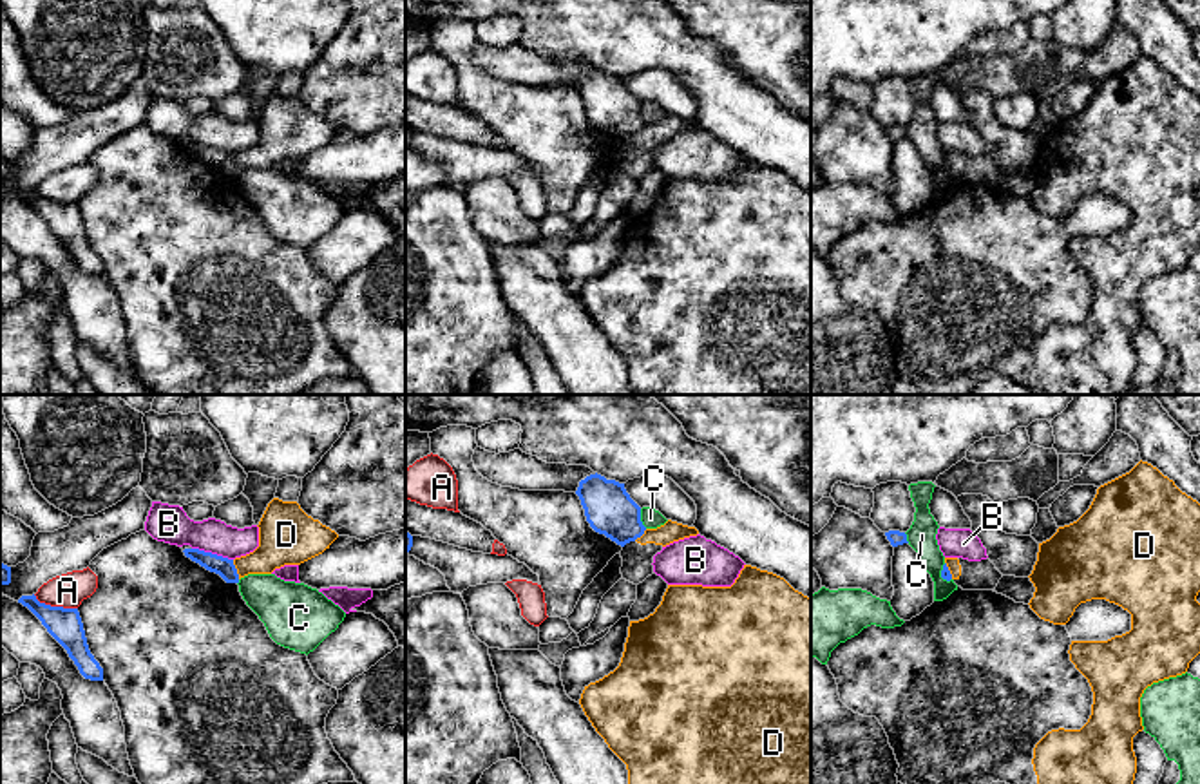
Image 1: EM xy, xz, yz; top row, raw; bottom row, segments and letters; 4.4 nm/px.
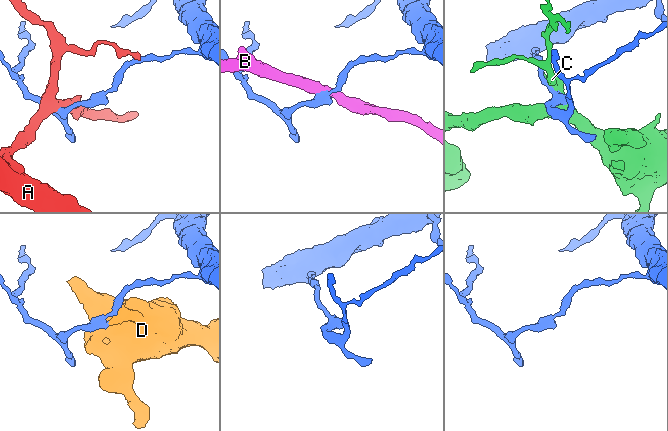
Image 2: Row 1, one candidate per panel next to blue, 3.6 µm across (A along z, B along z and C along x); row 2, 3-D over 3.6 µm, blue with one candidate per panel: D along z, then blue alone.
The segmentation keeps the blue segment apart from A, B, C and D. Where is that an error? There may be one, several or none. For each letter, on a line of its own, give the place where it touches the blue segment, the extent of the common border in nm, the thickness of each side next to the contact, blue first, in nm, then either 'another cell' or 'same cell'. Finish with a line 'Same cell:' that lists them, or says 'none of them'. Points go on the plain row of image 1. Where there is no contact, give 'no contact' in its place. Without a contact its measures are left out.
A: meets blue in xy at (55, 201); contact 220 nm long; 150 nm thick on the blue side, 150 nm on the other; another cell
B: meets blue in xy at (210, 147); contact 190 nm long; 90 nm thick on the blue side, 170 nm on the other; another cell
C: meets blue in xz at (639, 113); contact 90 nm long; 220 nm thick on the blue side, 90 nm on the other; another cell
D: meets blue in xy at (236, 163); contact 90 nm long; 90 nm thick on the blue side, 220 nm on the other; another cell
Same cell: none of them

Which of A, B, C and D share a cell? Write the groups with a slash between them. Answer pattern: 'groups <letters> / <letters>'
groups A / B / C / D

